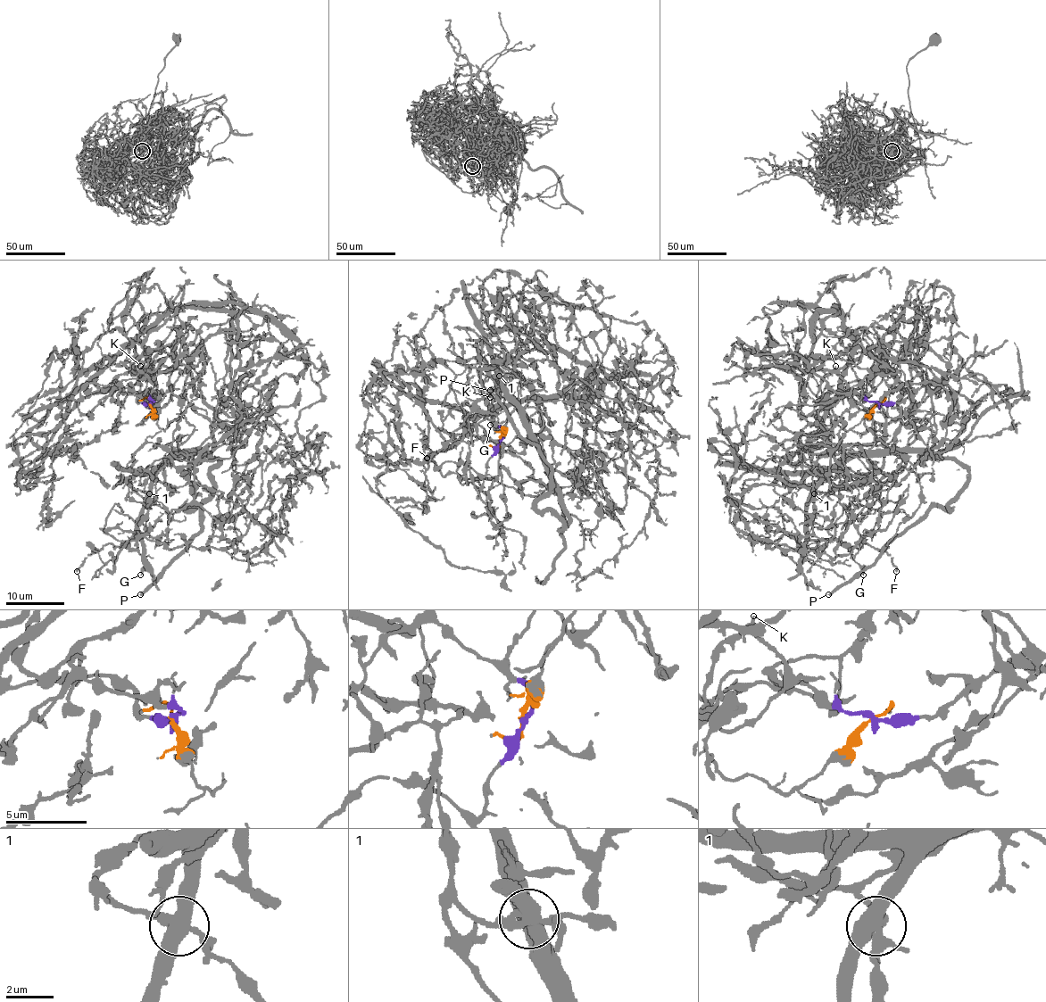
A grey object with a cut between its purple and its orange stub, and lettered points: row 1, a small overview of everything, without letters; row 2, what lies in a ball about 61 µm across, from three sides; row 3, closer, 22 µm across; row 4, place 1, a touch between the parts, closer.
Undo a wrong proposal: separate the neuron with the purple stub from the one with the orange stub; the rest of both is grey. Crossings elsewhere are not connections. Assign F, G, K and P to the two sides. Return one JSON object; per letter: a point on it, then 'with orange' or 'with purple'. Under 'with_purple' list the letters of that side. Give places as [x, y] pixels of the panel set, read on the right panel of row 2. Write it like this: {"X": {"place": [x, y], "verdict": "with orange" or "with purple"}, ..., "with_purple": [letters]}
{"F": {"place": [896, 571], "verdict": "with orange"}, "G": {"place": [863, 575], "verdict": "with orange"}, "K": {"place": [835, 366], "verdict": "with purple"}, "P": {"place": [828, 594], "verdict": "with orange"}, "with_purple": ["K"]}

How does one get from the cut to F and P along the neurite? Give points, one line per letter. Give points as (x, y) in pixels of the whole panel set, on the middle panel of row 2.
F: (500, 440), (518, 400), (518, 387), (543, 385), (522, 406), (488, 369), (480, 372), (476, 408), (426, 458)
P: (500, 440), (518, 387), (539, 381), (525, 408), (568, 522), (560, 530), (536, 509), (552, 467), (489, 390)

